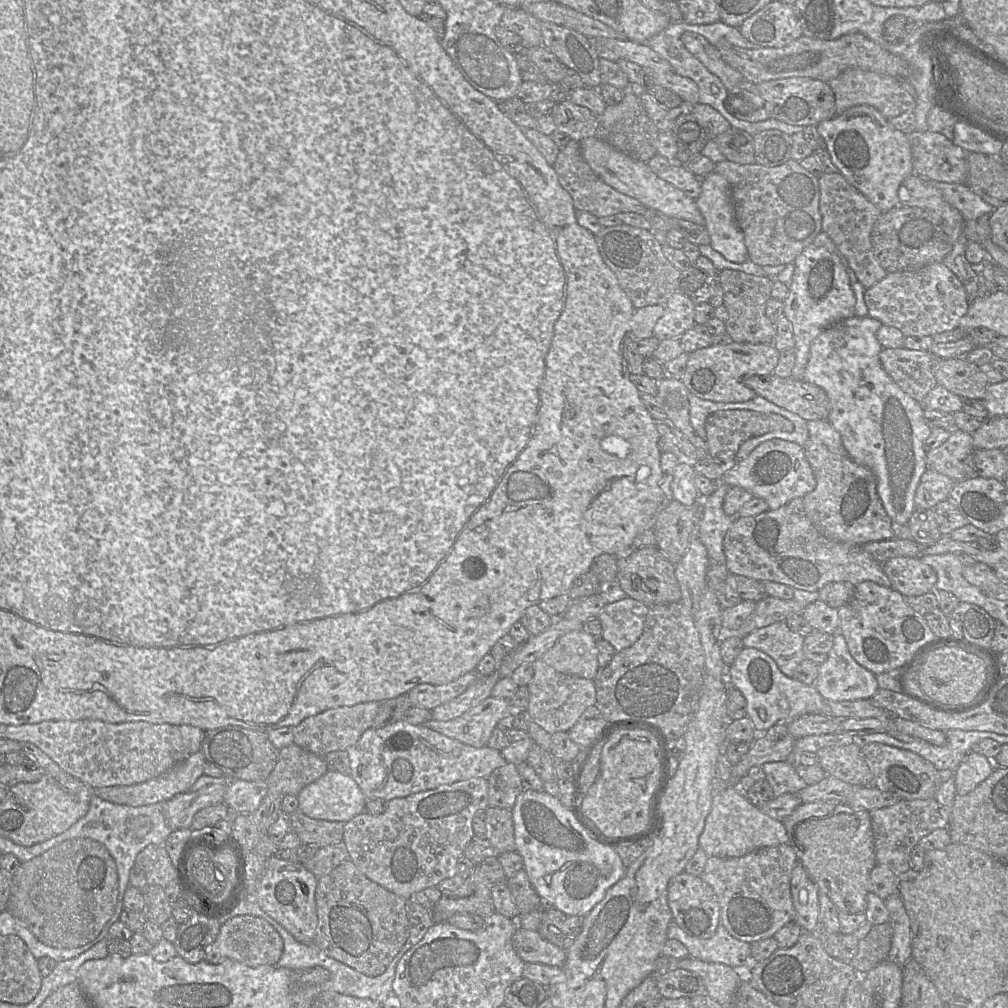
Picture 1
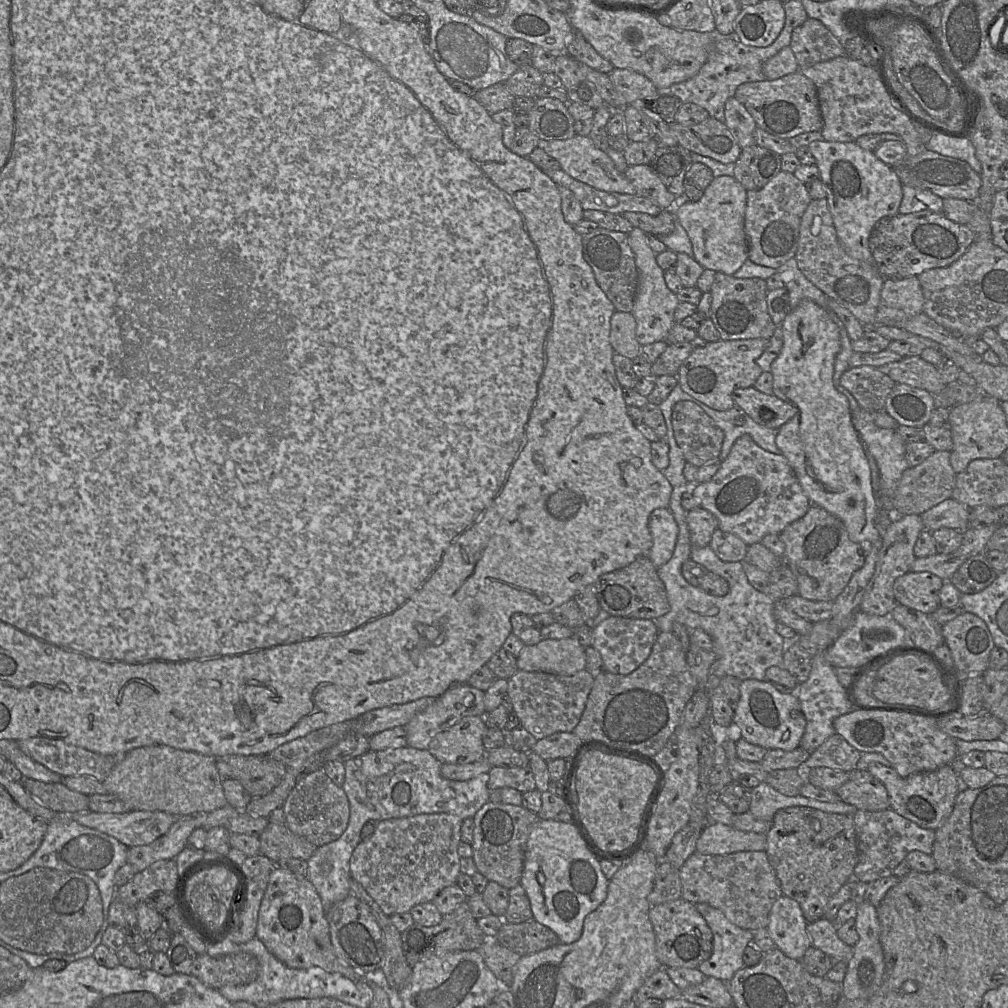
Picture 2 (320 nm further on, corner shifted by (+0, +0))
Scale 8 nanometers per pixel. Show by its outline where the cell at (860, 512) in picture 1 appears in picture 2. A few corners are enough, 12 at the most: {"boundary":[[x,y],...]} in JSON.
{"boundary":[[814,504],[779,536],[798,595],[834,601],[865,561]]}

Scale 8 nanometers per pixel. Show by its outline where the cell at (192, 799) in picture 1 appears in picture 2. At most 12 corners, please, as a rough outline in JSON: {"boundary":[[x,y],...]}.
{"boundary":[[82,811],[80,825],[127,847],[154,842],[178,817],[163,811]]}

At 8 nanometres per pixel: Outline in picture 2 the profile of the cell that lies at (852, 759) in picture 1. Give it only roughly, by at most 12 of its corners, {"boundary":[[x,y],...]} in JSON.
{"boundary":[[868,770],[849,772],[836,790],[858,809],[890,808],[888,792]]}

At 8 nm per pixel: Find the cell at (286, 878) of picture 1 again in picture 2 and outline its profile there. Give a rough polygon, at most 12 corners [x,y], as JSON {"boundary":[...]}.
{"boundary":[[278,866],[256,938],[290,968],[365,981],[335,955],[307,878]]}

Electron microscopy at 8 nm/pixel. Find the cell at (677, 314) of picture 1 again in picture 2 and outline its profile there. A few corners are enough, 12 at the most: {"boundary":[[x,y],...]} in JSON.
{"boundary":[[634,227],[628,237],[639,272],[631,312],[637,341],[666,339],[680,301]]}

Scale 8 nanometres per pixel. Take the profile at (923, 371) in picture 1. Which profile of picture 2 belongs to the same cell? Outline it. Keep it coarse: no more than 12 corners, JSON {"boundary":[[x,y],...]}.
{"boundary":[[877,367],[847,369],[840,383],[868,411],[897,384]]}

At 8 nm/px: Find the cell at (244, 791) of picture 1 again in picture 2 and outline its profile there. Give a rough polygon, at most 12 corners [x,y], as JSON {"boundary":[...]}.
{"boundary":[[195,815],[178,817],[148,845],[130,847],[127,863],[138,872],[172,860],[187,846]]}

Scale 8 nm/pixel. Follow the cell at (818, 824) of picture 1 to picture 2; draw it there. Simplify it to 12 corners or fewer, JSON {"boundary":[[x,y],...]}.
{"boundary":[[777,811],[766,854],[808,923],[853,879],[853,815]]}

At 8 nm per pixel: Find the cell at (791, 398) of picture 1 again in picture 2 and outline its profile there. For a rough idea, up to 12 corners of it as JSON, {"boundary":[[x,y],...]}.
{"boundary":[[753,386],[735,389],[735,405],[756,423],[779,429],[796,406]]}

